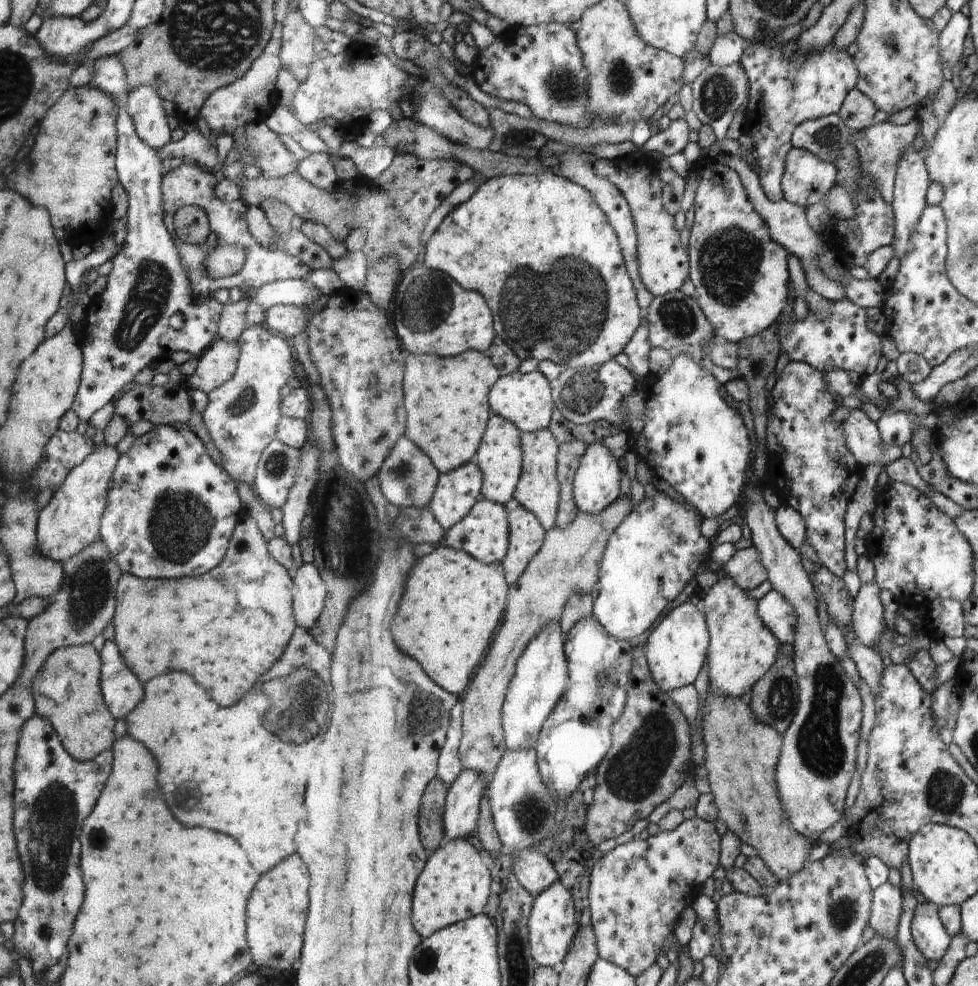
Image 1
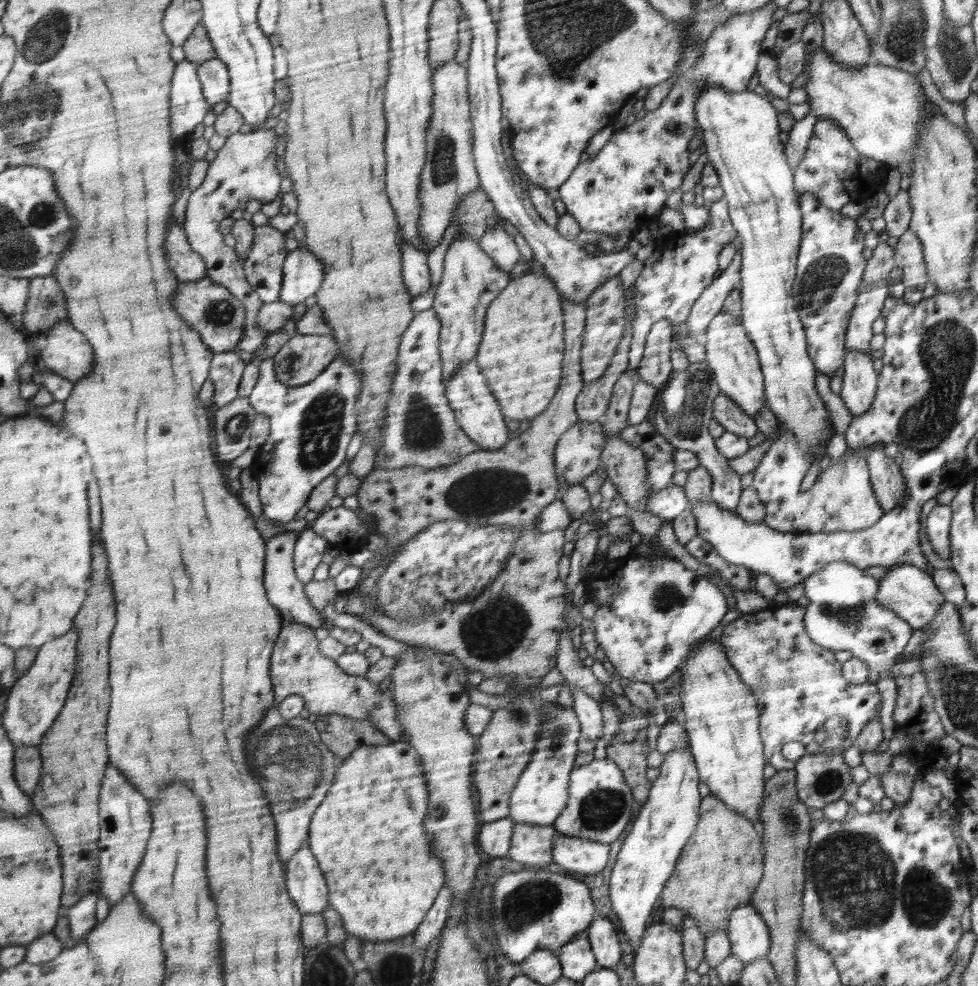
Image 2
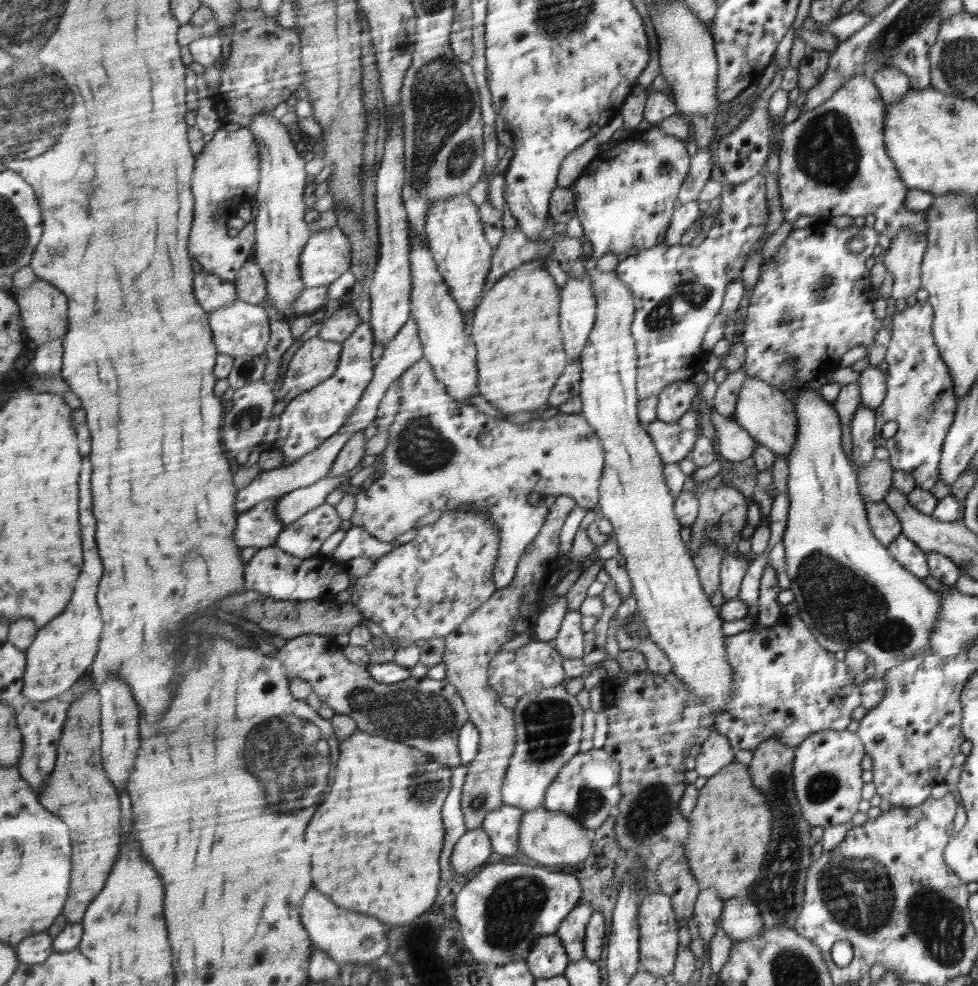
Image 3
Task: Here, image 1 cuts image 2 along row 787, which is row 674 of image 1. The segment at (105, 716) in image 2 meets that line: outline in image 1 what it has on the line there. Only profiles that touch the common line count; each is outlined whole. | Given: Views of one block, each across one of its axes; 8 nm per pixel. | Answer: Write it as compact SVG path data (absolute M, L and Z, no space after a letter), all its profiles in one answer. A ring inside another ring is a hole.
M92 644L58 649L31 687L37 699L37 714L50 719L57 728L65 747L76 760L96 760L115 747L116 722L110 712L102 686L102 654Z

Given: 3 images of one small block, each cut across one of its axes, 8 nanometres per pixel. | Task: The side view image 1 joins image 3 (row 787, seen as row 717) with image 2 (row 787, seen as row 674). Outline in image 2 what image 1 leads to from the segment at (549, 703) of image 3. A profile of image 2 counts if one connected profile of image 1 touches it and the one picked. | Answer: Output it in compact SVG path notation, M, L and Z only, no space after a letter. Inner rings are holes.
M556 702L547 708L549 719L542 723L542 744L538 744L538 756L526 769L526 776L517 780L509 798L509 816L518 823L552 825L564 810L569 799L569 776L576 760L576 746L580 736L580 724L574 709Z

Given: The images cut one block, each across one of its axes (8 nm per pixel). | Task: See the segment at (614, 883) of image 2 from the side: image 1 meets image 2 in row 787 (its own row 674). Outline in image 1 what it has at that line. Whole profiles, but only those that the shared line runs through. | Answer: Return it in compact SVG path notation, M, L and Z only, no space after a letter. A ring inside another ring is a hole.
M686 602L672 608L654 626L645 646L645 653L648 655L646 660L653 679L666 692L694 684L702 668L705 668L706 648L708 648L708 628L704 616L694 608L694 604Z

